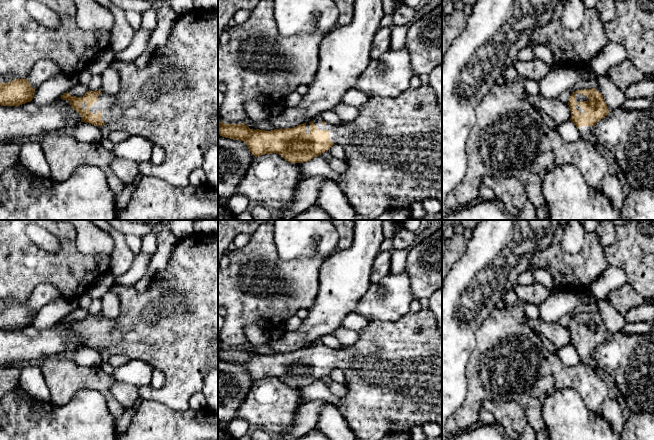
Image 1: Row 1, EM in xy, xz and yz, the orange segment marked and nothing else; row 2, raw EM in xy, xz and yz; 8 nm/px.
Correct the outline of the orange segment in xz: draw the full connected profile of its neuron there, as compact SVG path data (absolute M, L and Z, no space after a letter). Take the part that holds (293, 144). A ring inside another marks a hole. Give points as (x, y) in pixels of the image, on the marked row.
M430 85L409 87L396 98L370 97L368 102L358 109L359 115L350 122L330 124L317 120L294 128L271 131L253 130L244 123L218 122L218 135L244 141L255 157L276 153L290 163L310 161L328 151L334 144L341 145L346 153L347 170L339 174L336 183L363 220L375 220L390 211L411 210L413 202L423 203L428 198L437 199L442 206L442 113L433 88Z

